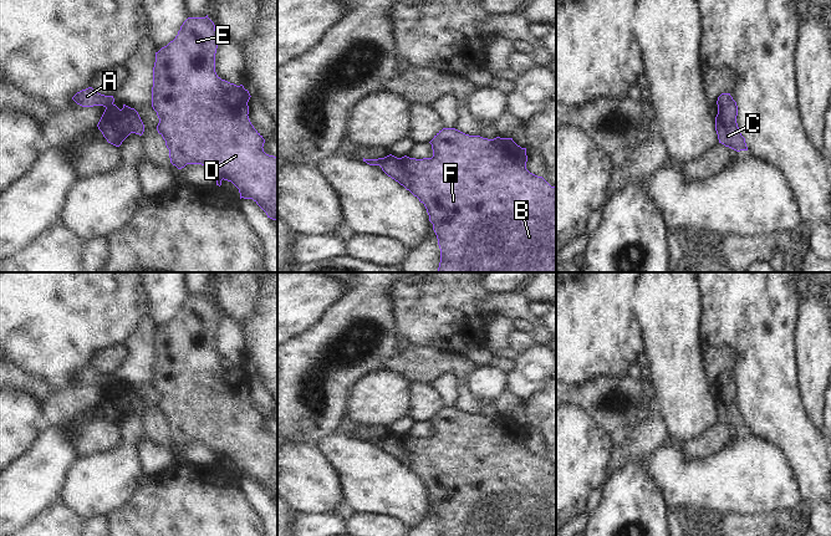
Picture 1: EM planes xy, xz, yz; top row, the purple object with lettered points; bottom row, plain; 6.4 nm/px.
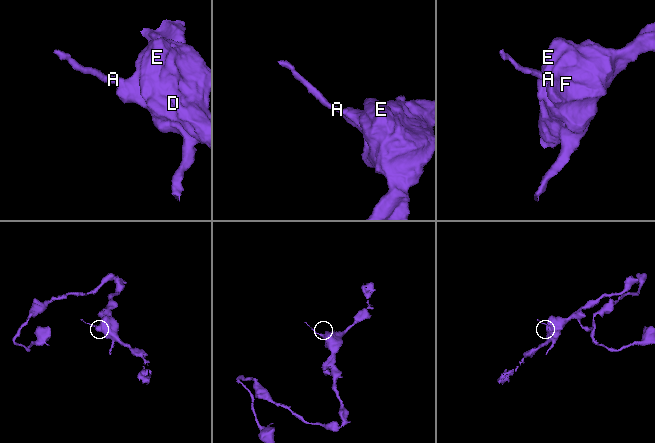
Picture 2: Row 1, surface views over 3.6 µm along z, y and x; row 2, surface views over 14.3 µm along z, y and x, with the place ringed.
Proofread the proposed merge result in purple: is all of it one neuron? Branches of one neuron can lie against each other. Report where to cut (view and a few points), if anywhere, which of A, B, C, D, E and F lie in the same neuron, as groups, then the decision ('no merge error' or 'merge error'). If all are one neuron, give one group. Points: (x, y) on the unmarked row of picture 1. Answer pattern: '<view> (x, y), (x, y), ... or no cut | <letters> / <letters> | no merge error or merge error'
yz (732, 376), (727, 382), (718, 384) | A / B C D E F | merge error

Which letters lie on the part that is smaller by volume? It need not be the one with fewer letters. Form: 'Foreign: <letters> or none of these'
Foreign: A

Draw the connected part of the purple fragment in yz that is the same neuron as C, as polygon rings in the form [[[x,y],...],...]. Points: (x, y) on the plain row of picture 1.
[[[731,377],[728,383],[718,384],[718,393],[715,395],[715,409],[719,422],[729,425],[736,430],[748,429],[745,417],[741,414],[738,402],[738,384]]]

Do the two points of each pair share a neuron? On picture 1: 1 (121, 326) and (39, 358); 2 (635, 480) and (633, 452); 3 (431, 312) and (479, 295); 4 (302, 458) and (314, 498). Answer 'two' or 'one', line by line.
1: one
2: two
3: one
4: one

